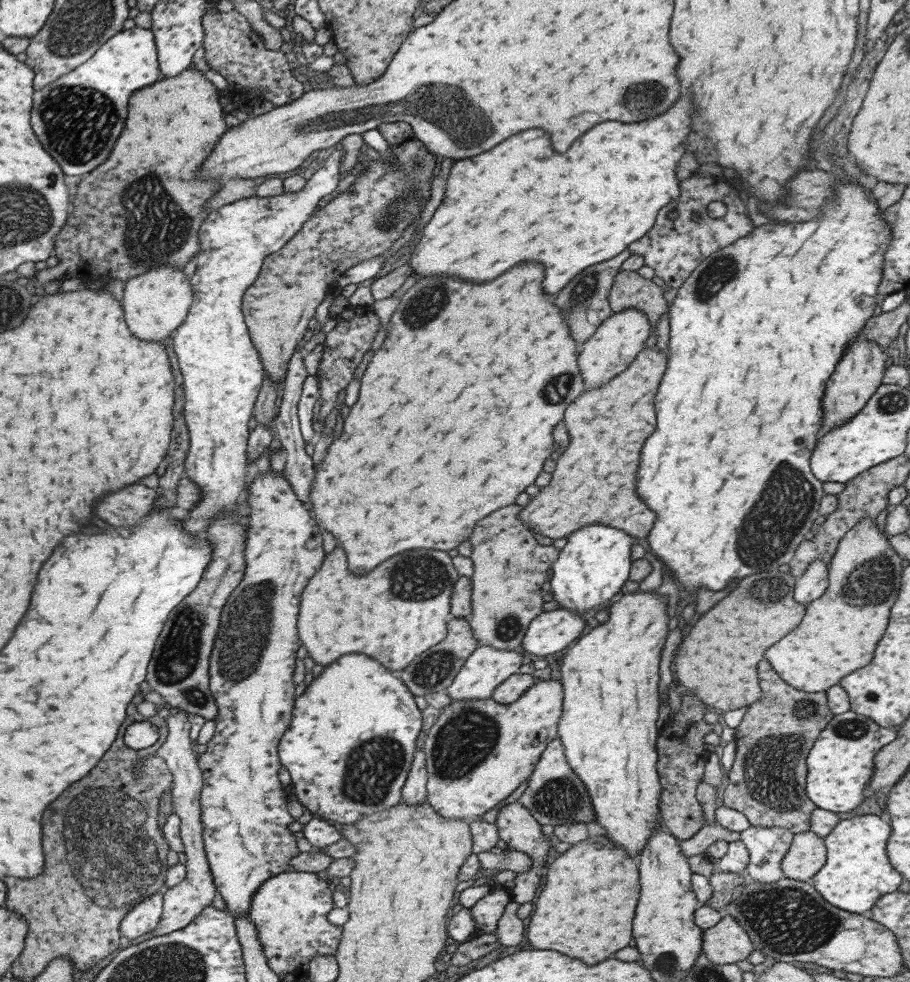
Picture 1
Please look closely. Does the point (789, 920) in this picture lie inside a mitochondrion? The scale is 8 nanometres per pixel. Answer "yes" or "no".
yes

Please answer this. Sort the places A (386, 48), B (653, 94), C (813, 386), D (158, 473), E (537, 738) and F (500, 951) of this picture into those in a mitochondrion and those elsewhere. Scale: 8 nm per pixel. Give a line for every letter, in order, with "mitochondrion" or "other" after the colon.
A: other
B: mitochondrion
C: other
D: other
E: other
F: other

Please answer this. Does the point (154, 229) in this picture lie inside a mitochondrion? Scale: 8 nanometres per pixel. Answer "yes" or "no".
yes

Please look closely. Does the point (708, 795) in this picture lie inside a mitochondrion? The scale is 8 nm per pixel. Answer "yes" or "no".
no

